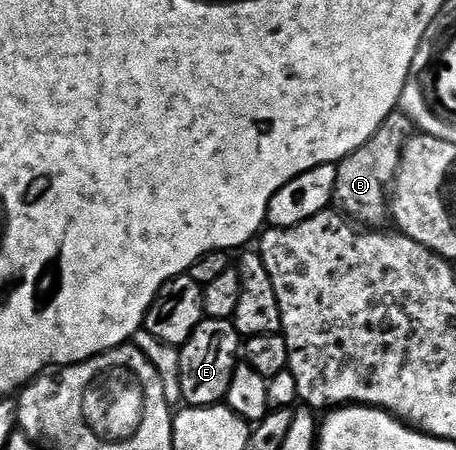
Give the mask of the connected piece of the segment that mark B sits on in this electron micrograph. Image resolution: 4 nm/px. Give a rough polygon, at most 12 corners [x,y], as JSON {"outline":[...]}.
{"outline":[[399,109],[337,165],[334,202],[379,229],[413,124]]}

